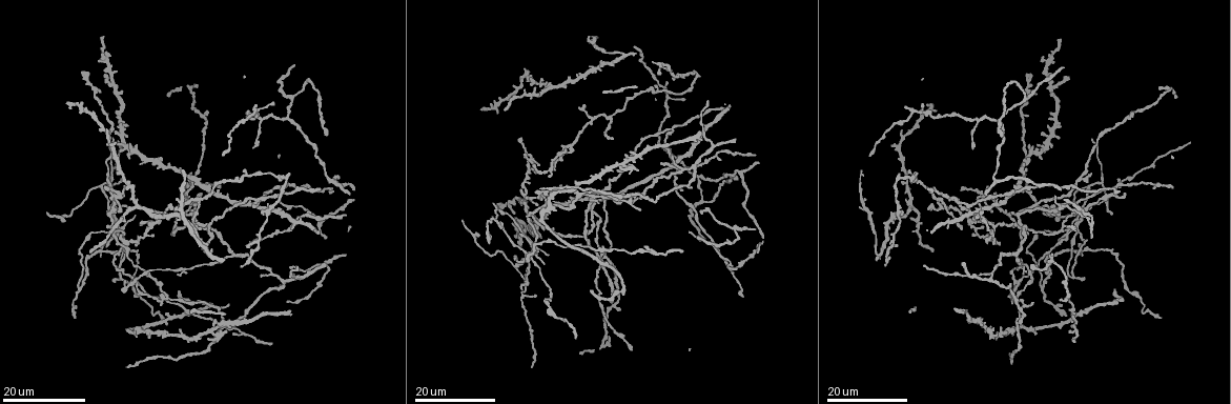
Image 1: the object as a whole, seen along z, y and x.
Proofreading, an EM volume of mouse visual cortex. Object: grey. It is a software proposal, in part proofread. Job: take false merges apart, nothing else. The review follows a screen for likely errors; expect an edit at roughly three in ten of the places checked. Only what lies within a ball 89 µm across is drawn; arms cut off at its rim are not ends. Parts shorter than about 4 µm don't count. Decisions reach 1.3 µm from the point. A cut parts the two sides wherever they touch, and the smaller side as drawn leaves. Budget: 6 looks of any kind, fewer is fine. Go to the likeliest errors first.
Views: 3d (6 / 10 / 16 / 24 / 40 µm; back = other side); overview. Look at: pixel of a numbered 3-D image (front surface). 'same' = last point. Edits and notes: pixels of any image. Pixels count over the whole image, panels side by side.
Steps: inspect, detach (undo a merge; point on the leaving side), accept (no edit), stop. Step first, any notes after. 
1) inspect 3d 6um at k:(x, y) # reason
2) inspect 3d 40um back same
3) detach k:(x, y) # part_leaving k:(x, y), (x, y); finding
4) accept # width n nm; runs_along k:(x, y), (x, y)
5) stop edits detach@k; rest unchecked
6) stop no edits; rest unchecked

inspect 3d 24um at 1:(1018, 220) # two arms in line, one across

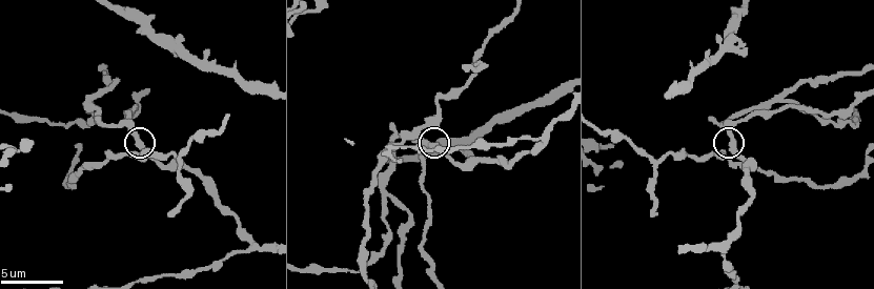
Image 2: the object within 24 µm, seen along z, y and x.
inspect 3d 10um at 2:(732, 141)

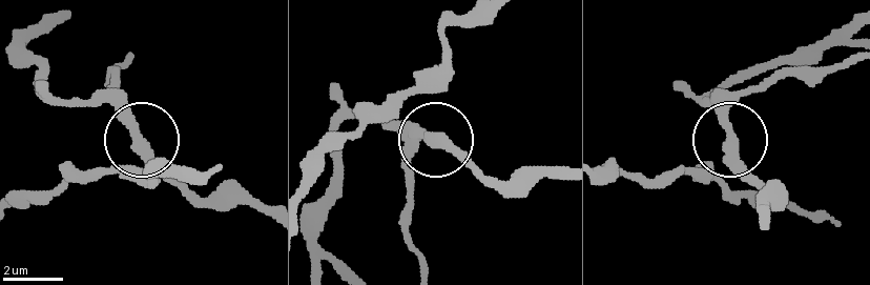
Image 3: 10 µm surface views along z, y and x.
accept # width 290 nm; runs_along 3:(271, 219), (241, 201), (188, 194), (101, 90); one cell here

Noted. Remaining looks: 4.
inspect 3d 10um at 2:(95, 97) # small branch off a trunk

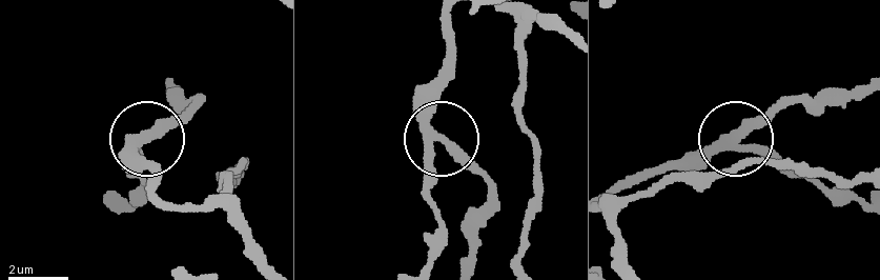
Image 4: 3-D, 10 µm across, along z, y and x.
inspect 3d 6um at 4:(736, 134)

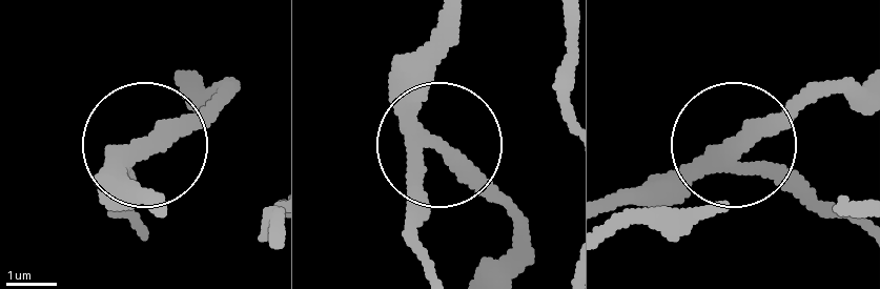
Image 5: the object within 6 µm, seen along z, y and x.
accept # runs_along 5:(604, 209), (679, 188), (813, 84); one cell here

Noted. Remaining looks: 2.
inspect 3d 24um at 1:(671, 128) # a fork

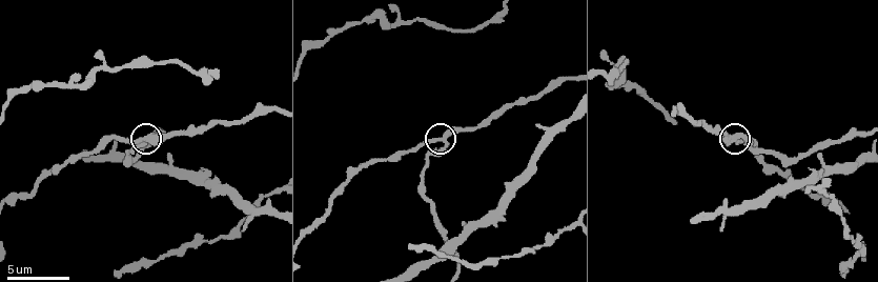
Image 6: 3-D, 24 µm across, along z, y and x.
inspect 3d 10um at 6:(446, 141)

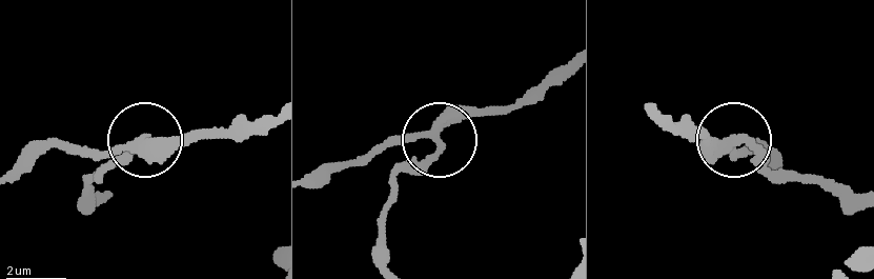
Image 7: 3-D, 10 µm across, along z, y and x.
accept # arms 3; one cell here

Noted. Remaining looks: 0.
stop no edits; rest unchecked

